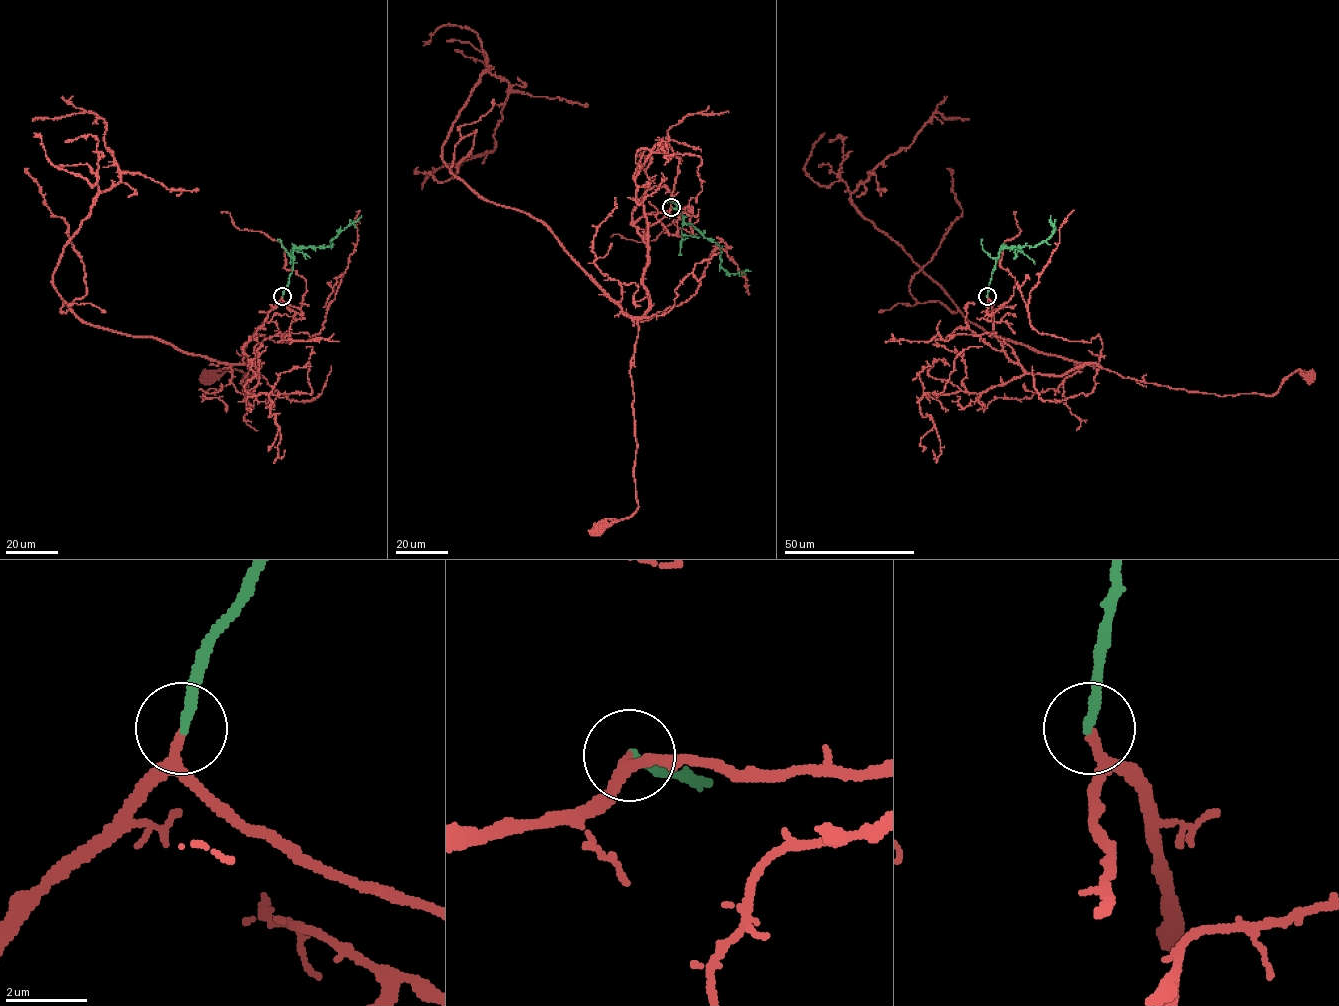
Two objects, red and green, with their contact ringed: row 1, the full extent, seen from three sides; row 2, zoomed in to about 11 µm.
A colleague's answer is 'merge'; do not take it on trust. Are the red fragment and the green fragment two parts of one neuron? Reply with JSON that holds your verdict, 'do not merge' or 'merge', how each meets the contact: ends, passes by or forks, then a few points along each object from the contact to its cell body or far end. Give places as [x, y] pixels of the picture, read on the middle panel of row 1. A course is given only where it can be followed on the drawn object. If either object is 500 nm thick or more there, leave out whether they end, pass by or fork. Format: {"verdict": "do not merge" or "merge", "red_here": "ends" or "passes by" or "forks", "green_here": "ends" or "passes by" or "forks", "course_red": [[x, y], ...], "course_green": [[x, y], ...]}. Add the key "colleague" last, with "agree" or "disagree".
{"verdict": "merge", "red_here": "passes by", "green_here": "ends", "course_red": [[672, 207], [634, 224], [647, 245], [642, 284], [649, 297], [630, 370], [638, 508], [597, 531]], "course_green": [[672, 207], [681, 213], [686, 223], [691, 223], [719, 246], [720, 266], [729, 274], [750, 271]], "colleague": "agree"}

